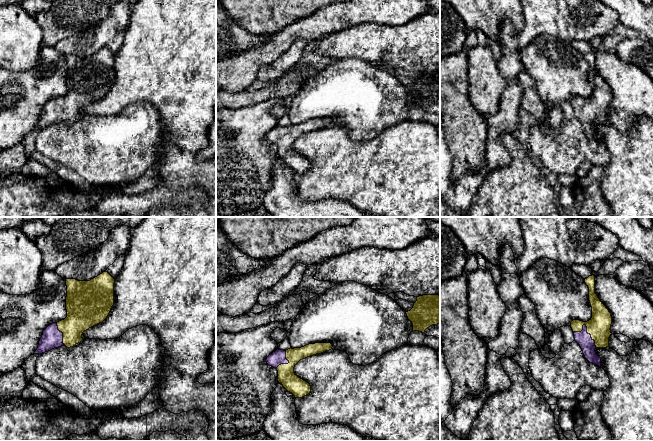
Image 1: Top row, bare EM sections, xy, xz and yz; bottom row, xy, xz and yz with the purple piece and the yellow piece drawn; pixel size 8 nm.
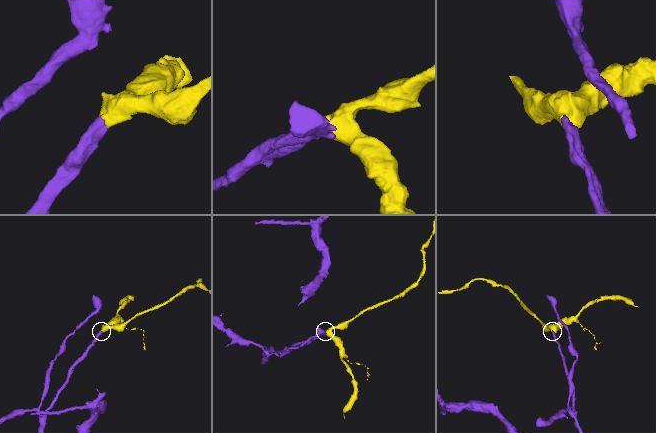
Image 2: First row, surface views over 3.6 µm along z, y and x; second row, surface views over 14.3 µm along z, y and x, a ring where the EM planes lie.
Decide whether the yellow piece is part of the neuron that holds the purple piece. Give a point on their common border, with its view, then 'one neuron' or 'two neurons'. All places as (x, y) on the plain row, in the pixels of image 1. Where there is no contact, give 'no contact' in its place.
yz (586, 106) | one neuron

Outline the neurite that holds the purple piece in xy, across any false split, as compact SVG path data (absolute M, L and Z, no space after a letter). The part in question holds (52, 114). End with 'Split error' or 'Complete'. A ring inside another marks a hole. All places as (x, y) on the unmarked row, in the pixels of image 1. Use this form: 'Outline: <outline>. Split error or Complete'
Outline: M106 47L90 57L66 55L67 93L43 107L34 130L80 119L84 107L102 99L109 91L114 81L114 59L115 55Z. Split error

